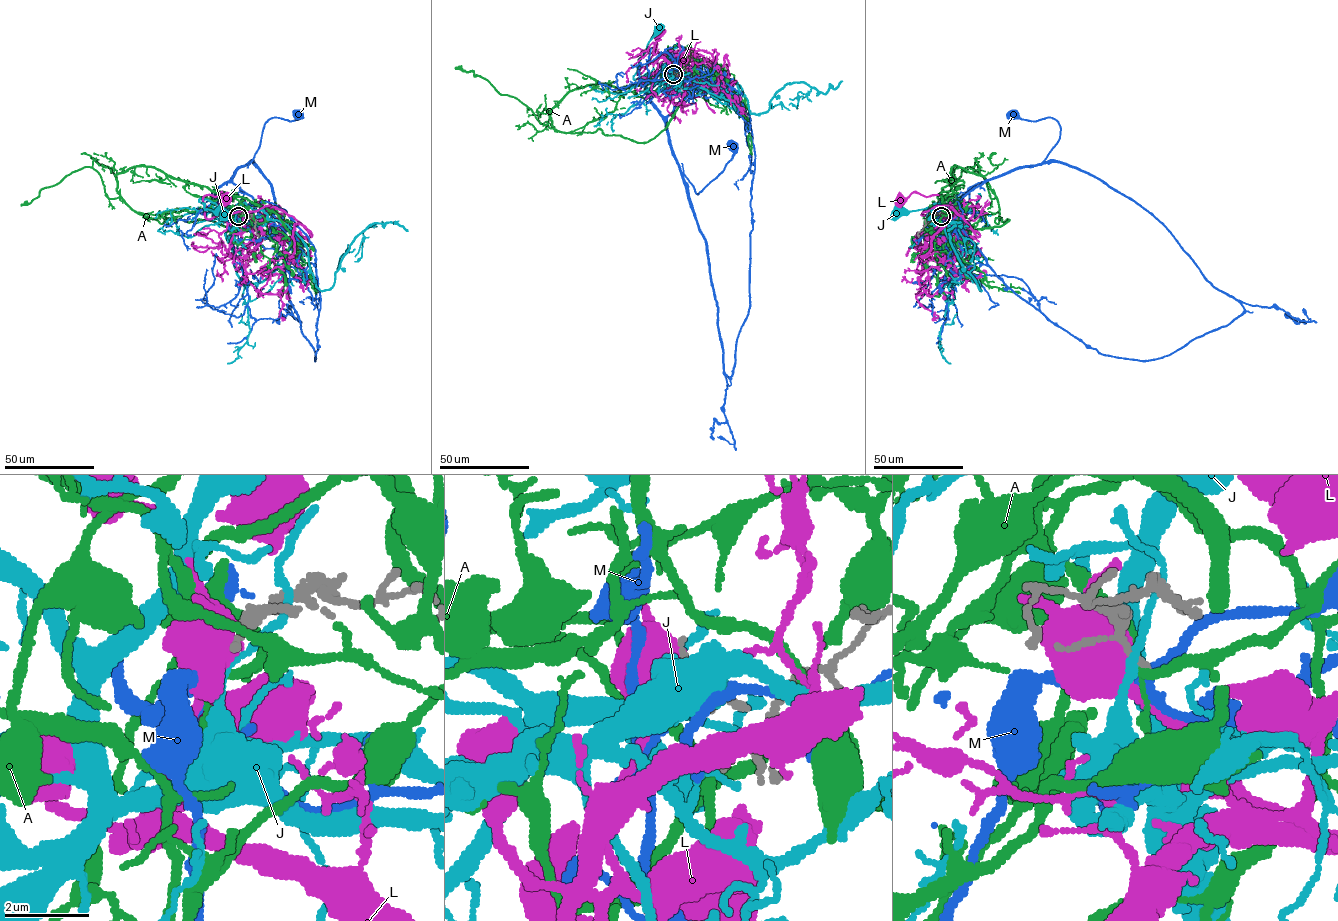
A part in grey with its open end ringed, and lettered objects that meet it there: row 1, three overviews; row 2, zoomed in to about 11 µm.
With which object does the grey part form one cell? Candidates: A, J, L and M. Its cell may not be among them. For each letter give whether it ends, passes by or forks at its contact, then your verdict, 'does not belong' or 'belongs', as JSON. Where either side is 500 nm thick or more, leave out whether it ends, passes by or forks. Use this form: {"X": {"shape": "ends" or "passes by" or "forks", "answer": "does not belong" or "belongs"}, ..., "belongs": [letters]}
{"A": {"shape": "forks", "answer": "does not belong"}, "J": {"shape": "passes by", "answer": "does not belong"}, "L": {"answer": "does not belong"}, "M": {"shape": "forks", "answer": "belongs"}, "belongs": ["M"]}

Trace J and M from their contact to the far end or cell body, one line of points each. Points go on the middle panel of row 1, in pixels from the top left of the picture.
J: (673, 74), (657, 71), (651, 76), (646, 73), (633, 78), (640, 57), (658, 29)
M: (673, 74), (690, 90), (730, 94), (694, 91), (667, 118), (673, 154), (696, 193), (723, 170), (732, 145)

